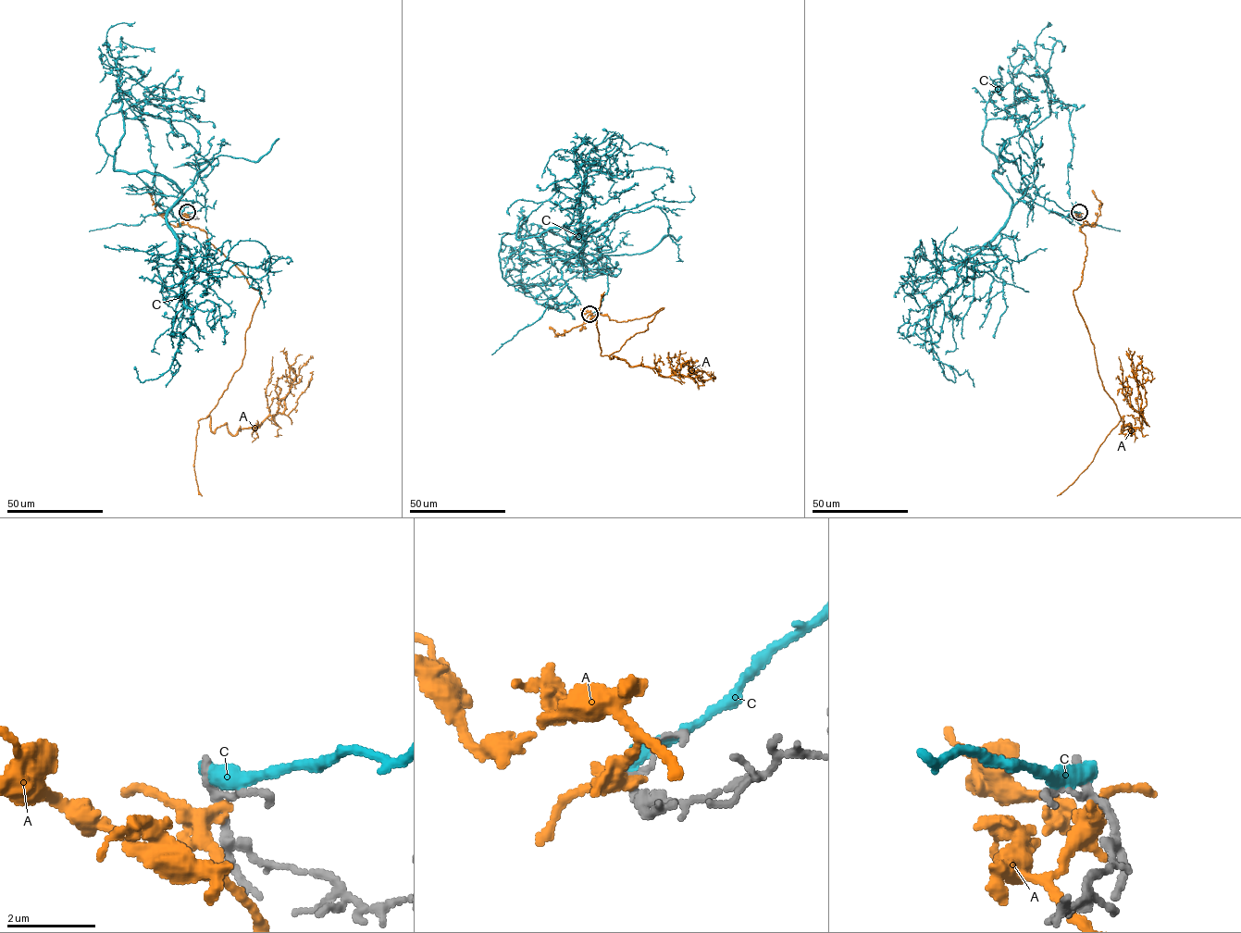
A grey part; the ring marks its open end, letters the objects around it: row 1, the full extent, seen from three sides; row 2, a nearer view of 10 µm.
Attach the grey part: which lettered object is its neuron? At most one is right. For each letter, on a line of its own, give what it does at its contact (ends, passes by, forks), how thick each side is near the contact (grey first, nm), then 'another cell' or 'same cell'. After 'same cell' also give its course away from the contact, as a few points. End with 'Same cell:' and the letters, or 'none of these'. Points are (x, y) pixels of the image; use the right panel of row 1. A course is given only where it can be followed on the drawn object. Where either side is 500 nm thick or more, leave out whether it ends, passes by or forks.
A: it forks | 180/280 nm | another cell
C: it ends | 170/480 nm | another cell
Same cell: none of these

